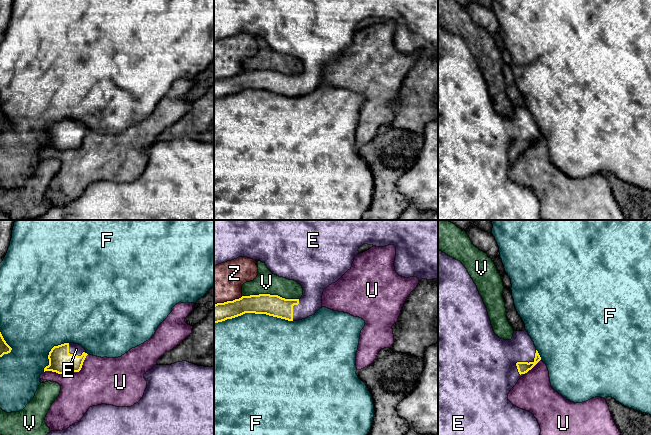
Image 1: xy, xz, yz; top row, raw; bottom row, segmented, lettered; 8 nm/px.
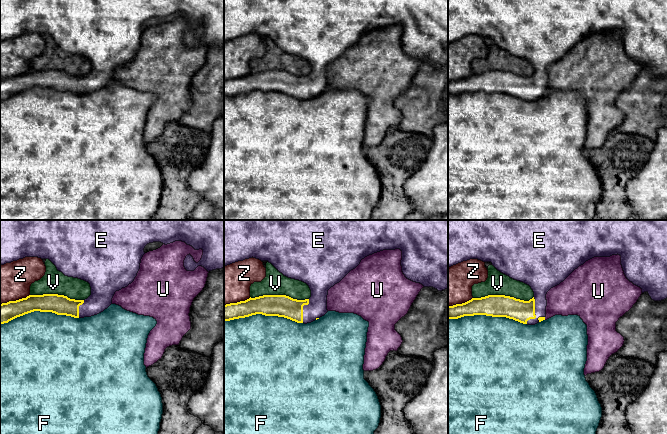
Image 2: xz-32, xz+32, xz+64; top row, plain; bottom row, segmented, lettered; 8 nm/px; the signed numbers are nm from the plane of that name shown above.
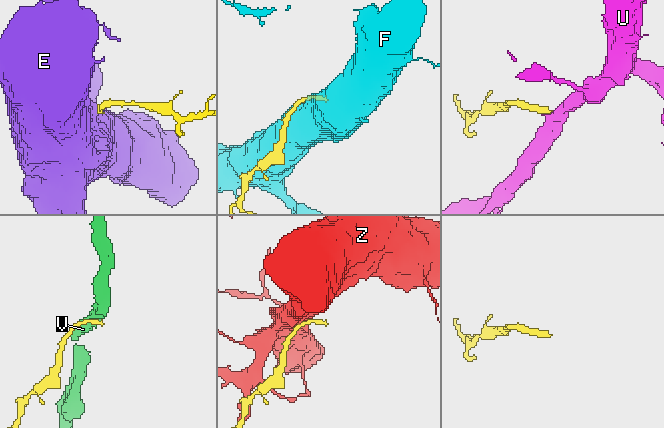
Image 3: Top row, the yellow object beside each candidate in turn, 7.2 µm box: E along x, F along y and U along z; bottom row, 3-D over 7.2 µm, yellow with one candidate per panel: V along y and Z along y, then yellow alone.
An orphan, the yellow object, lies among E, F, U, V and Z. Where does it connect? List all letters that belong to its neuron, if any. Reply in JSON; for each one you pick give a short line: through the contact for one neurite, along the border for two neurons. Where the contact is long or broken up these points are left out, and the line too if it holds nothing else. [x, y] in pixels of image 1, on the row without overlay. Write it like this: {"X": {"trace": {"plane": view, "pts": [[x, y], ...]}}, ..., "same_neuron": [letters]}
{"E": {"trace": {"plane": "yz", "pts": [[523, 143], [523, 138], [492, 137]]}}, "same_neuron": ["E"]}

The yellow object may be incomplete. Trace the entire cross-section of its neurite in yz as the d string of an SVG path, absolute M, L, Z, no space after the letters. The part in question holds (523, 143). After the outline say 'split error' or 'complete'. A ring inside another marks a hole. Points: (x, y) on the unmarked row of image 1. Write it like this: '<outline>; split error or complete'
M438 26L438 220L544 220L540 214L540 201L534 191L514 182L508 176L510 166L540 136L541 133L526 106L514 106L511 116L501 115L494 109L487 84L465 42Z; split error

